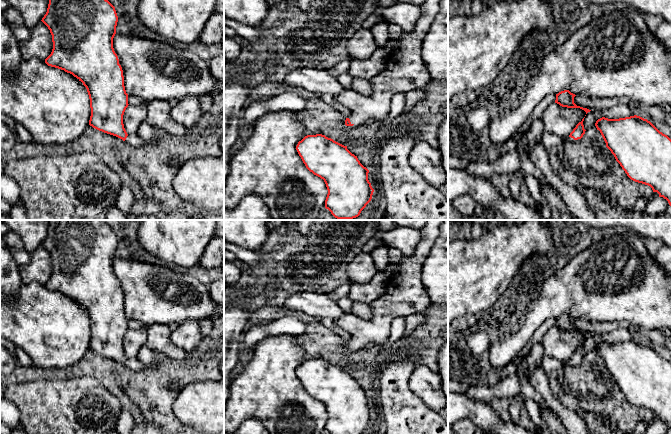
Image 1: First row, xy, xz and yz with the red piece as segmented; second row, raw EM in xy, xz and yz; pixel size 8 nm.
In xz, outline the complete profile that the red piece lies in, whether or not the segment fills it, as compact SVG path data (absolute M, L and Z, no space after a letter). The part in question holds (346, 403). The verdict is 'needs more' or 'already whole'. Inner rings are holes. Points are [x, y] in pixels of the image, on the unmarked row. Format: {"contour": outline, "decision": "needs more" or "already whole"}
{"contour": "M322 358L307 359L298 366L296 374L306 392L314 399L324 404L328 418L325 424L325 432L328 434L363 434L371 425L374 413L368 404L369 394L364 391L357 380L352 378L347 370L344 370Z", "decision": "already whole"}

